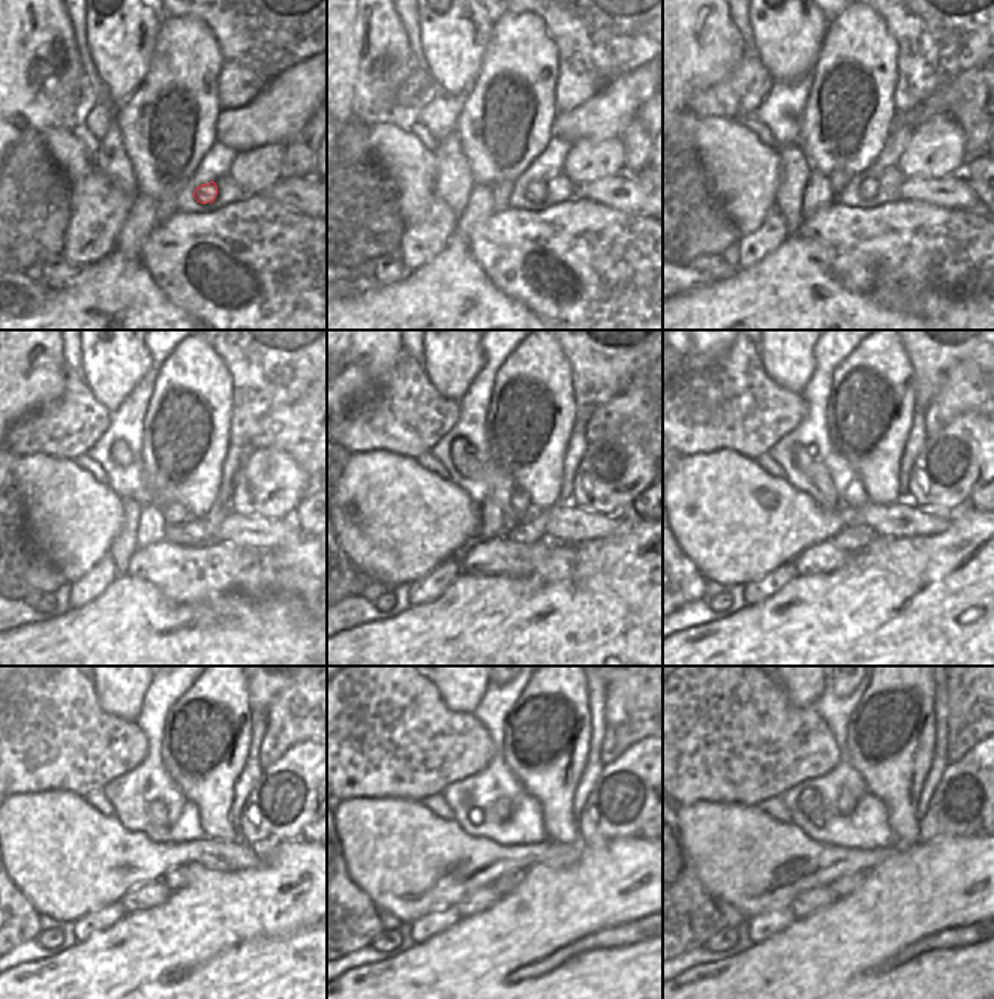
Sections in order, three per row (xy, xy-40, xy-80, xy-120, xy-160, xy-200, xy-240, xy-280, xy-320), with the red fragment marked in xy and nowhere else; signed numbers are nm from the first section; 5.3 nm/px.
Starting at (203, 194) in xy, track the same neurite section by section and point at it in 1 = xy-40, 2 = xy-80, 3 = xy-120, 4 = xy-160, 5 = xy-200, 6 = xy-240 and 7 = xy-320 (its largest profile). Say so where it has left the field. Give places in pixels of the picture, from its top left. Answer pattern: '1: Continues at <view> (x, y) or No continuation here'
1: Continues at xy-40 (535, 191)
2: Continues at xy-80 (868, 189)
3: Continues at xy-120 (194, 528)
4: Continues at xy-160 (531, 530)
5: Continues at xy-200 (852, 539)
6: Continues at xy-240 (179, 876)
7: Continues at xy-320 (849, 882)

